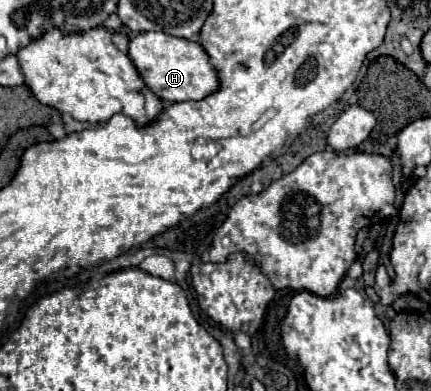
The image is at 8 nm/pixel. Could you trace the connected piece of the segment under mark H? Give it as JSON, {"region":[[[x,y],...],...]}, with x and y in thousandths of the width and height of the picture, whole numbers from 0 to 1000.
{"region":[[[341,79],[323,84],[299,105],[299,151],[318,171],[327,202],[336,217],[378,258],[387,263],[415,263],[415,258],[457,258],[476,243],[490,243],[503,233],[503,187],[494,182],[494,166],[485,161],[476,130],[466,130],[466,115],[457,105],[434,105],[420,95]]]}

